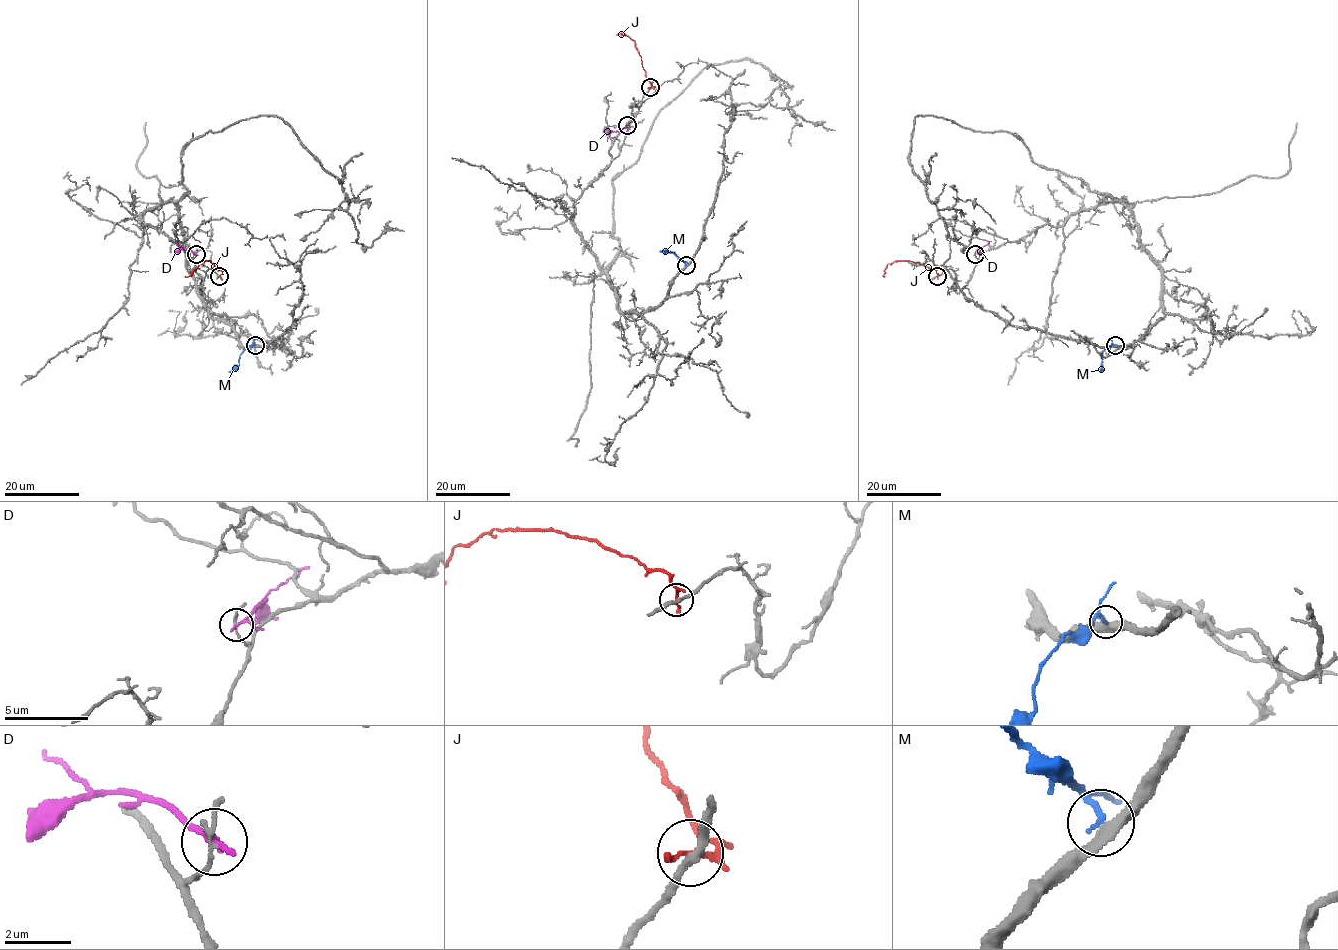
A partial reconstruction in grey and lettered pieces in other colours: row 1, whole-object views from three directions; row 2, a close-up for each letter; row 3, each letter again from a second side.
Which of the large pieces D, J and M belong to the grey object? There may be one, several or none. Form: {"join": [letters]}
{"join": ["M"]}

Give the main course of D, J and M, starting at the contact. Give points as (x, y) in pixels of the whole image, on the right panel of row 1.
D: (975, 254), (991, 241)
J: (937, 276), (934, 269), (906, 261), (888, 264), (884, 276)
M: (1115, 345), (1112, 343), (1103, 352), (1102, 372)

